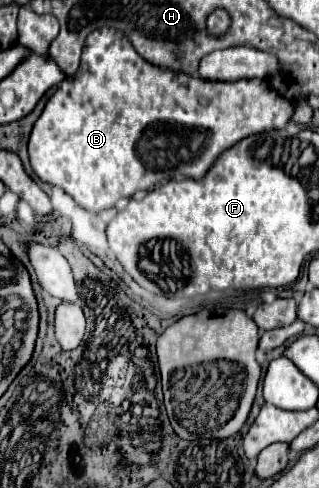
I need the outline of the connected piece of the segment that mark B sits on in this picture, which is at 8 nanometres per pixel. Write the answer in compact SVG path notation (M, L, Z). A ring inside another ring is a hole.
M102 27L98 31L92 31L86 37L84 49L82 49L82 63L80 63L80 71L76 71L72 77L66 77L56 91L52 93L52 97L48 99L42 115L38 117L38 121L34 123L34 129L30 133L30 141L28 141L28 155L30 155L30 165L34 169L34 173L44 181L50 183L54 187L64 189L80 207L100 213L104 209L110 209L116 205L118 199L128 199L132 197L136 191L146 191L148 187L156 185L162 179L200 179L204 177L204 173L210 169L210 165L216 161L216 157L232 147L234 143L238 143L240 139L266 131L266 129L274 129L274 127L284 127L292 117L292 105L288 99L284 99L280 93L276 93L266 81L262 79L240 79L240 81L232 81L232 83L218 83L218 81L202 81L200 77L192 77L192 75L184 75L184 73L174 73L174 71L166 71L162 67L154 67L148 61L144 61L132 47L132 43L122 35L122 31L114 31L112 27Z

